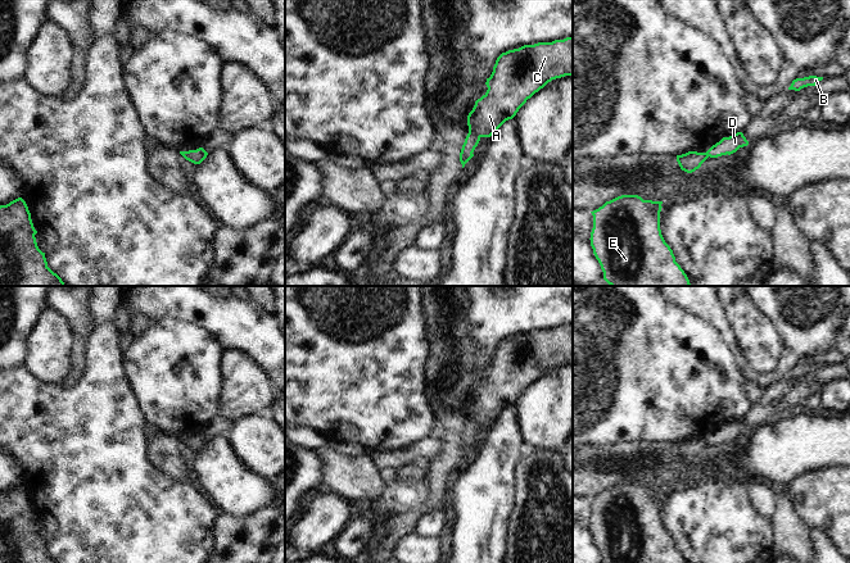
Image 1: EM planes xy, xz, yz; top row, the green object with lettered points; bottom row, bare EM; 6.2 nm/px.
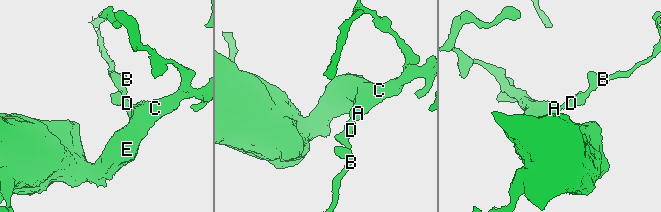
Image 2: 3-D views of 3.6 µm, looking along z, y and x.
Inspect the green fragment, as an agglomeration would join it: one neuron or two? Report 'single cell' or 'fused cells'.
fused cells

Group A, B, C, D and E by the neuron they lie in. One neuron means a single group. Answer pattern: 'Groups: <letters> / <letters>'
Groups: A C E / B D

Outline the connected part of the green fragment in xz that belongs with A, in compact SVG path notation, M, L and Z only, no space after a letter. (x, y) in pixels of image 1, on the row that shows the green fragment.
M573 37L502 53L487 78L487 92L467 115L469 132L490 137L548 82L573 76Z

